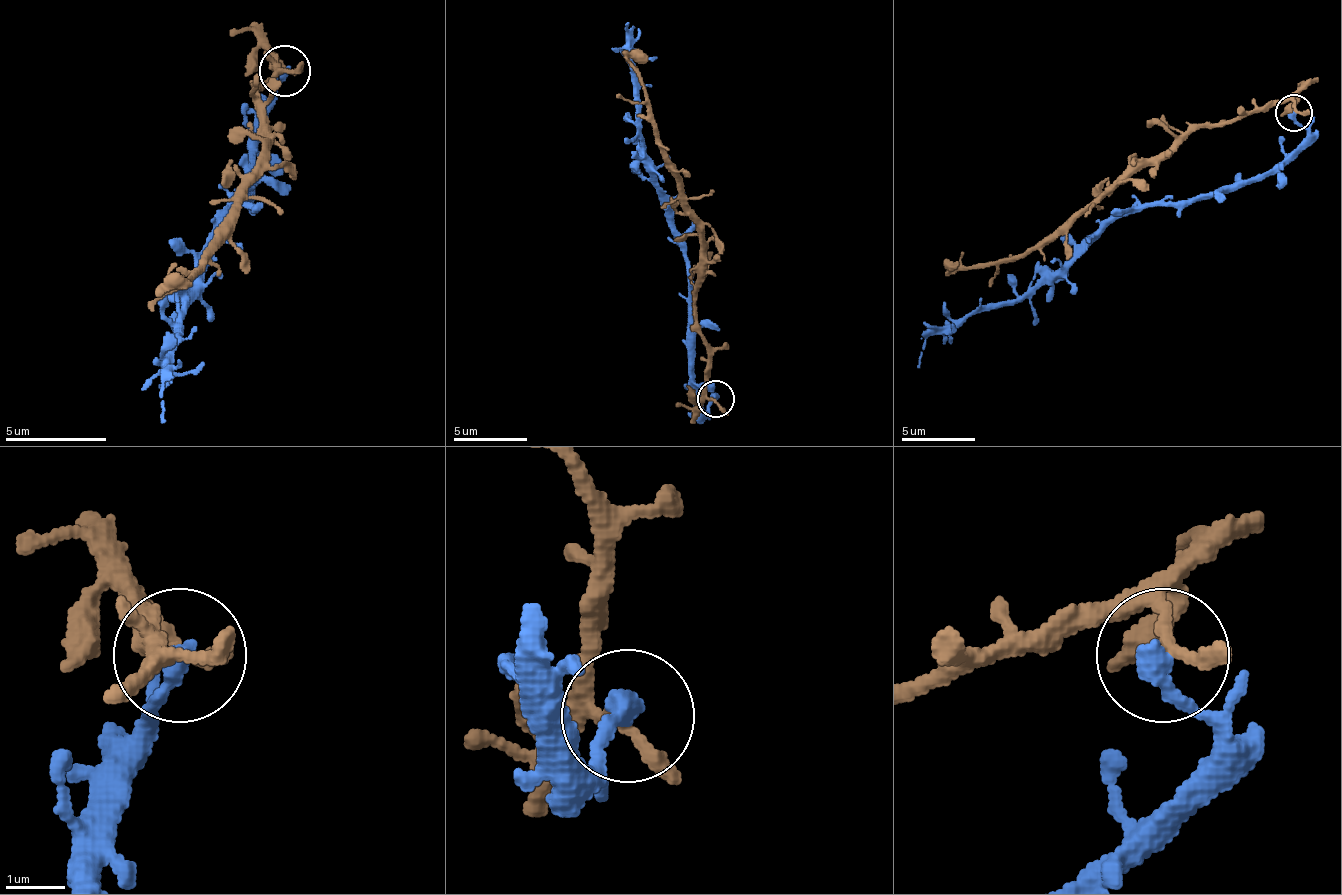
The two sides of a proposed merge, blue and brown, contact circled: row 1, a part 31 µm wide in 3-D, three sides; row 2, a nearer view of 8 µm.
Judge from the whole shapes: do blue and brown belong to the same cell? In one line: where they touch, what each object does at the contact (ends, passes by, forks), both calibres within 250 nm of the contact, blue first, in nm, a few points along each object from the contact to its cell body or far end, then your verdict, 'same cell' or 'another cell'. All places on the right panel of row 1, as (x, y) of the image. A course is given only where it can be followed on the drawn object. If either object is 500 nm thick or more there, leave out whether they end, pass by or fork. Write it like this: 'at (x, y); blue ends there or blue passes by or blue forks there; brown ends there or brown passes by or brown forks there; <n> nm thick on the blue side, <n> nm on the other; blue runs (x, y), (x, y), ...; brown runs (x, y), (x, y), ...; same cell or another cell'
at (1294, 112); blue ends there; brown passes by; 360 nm thick on the blue side, 190 nm on the other; blue runs (1295, 113), (1306, 139), (1273, 168), (1111, 216), (1012, 300), (939, 326), (917, 367); brown runs (1295, 113), (1287, 102), (1265, 102), (1218, 124), (1192, 124), (1023, 253), (975, 267), (942, 260); same cell

